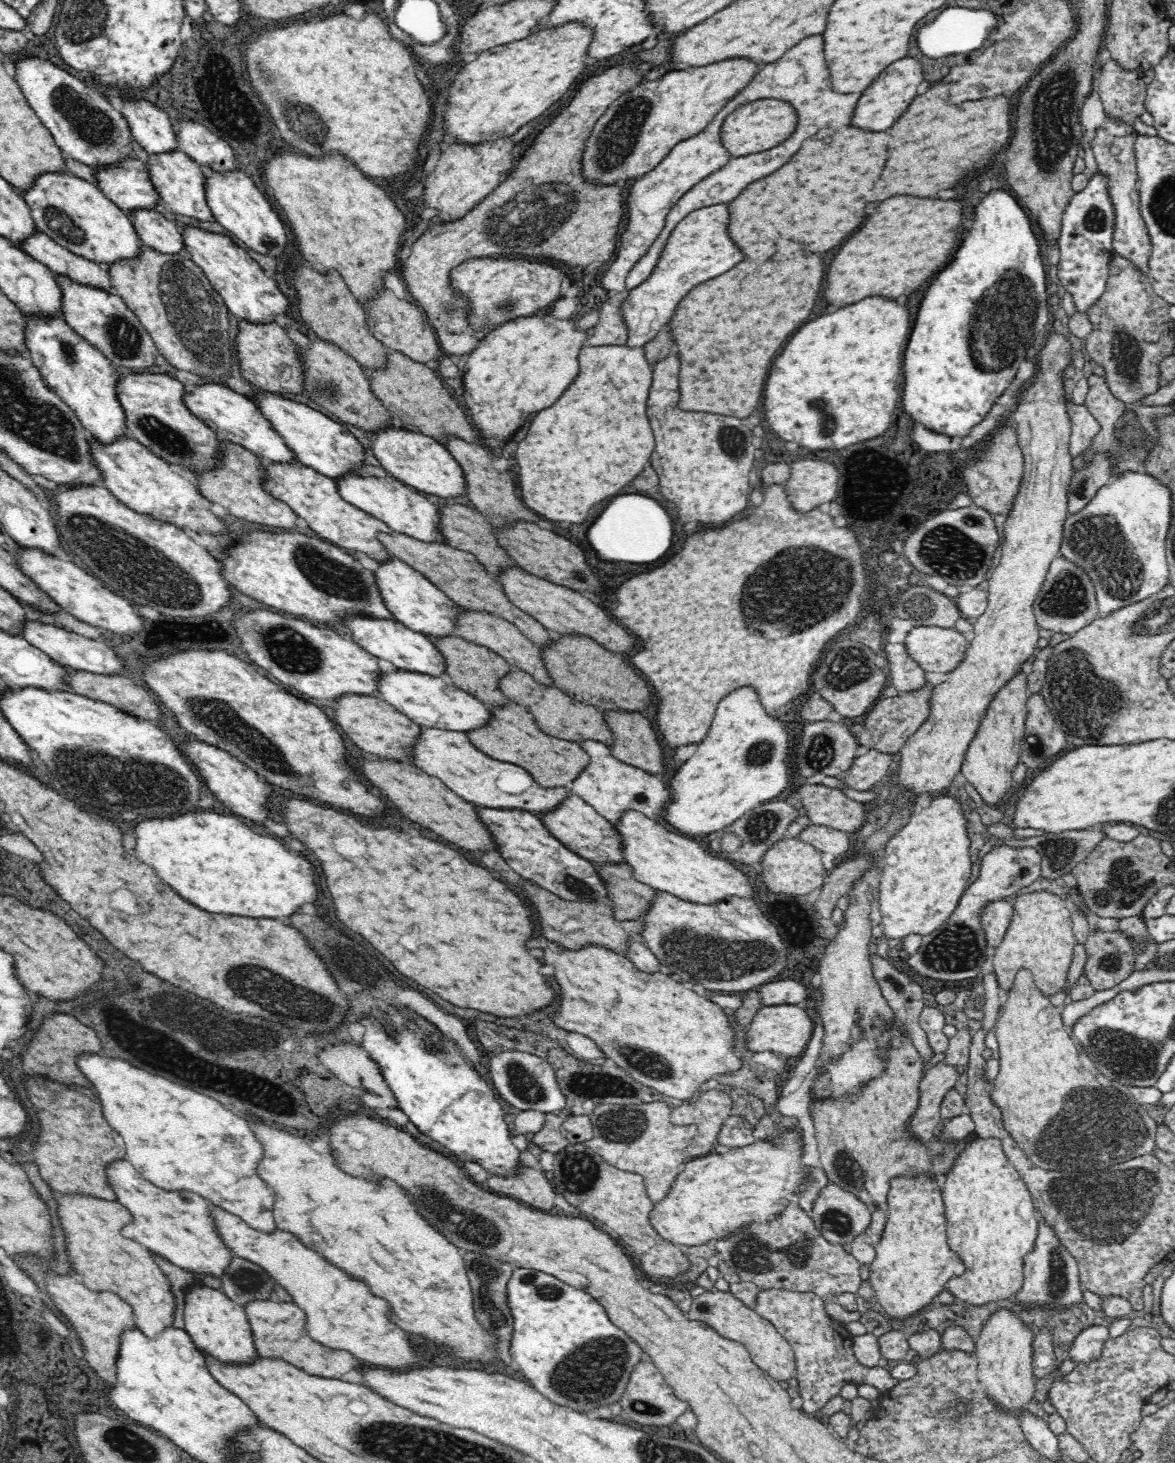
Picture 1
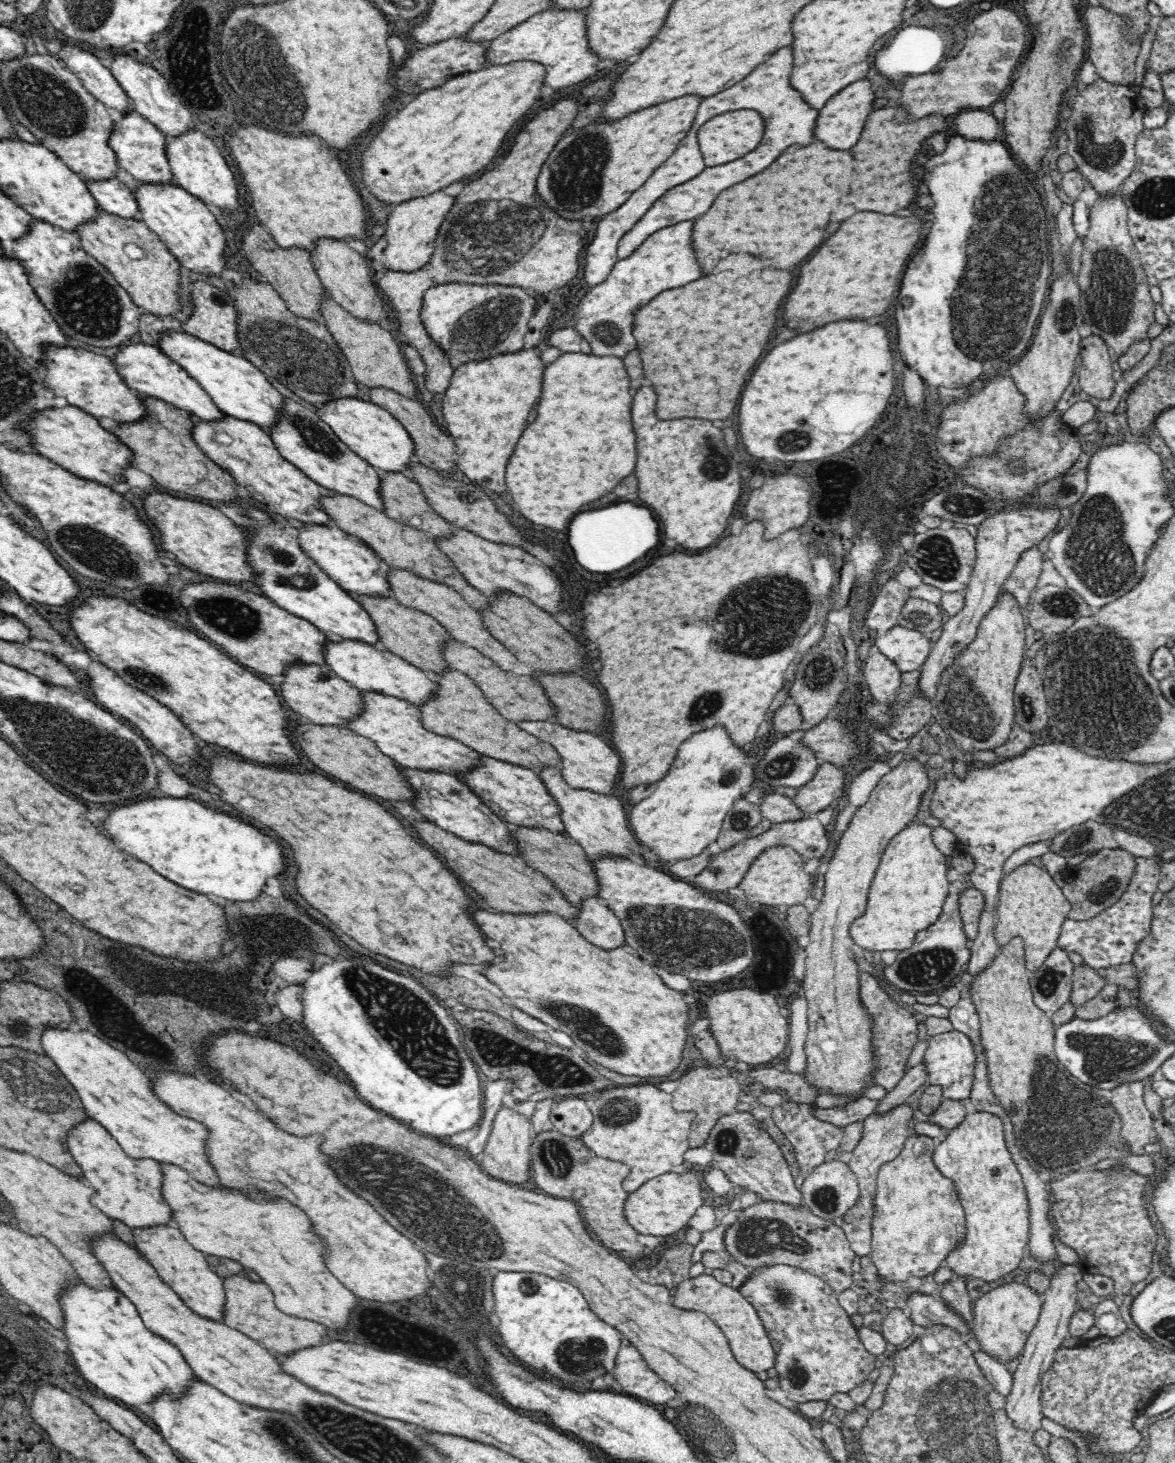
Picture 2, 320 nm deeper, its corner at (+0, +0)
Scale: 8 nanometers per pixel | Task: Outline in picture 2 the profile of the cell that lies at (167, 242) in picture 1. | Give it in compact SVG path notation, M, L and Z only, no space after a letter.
M83 175L81 178L86 183L90 195L94 197L96 206L122 218L139 219L138 203L134 199L134 193L122 181L116 178L93 180L83 178Z

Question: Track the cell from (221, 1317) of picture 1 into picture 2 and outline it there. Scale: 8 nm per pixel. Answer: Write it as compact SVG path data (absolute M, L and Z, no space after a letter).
M174 1224L158 1226L158 1228L134 1228L134 1244L138 1252L156 1270L158 1276L173 1288L173 1291L194 1311L203 1318L222 1321L224 1316L224 1287L222 1278L209 1268L205 1253L194 1250Z

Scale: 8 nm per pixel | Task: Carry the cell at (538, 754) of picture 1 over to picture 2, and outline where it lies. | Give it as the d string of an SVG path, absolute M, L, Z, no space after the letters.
M445 667L440 674L430 673L430 676L438 685L438 692L430 700L414 704L421 713L421 724L425 730L448 736L484 756L511 762L536 772L542 766L560 767L558 751L550 744L539 740L537 736L519 728L514 721L502 717L488 703L470 677L449 667Z

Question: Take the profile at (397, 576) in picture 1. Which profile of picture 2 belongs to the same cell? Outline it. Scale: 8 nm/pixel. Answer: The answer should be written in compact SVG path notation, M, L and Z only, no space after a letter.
M302 522L302 527L296 527L296 529L298 531L296 538L302 550L345 591L368 596L384 596L384 594L392 596L392 589L386 581L389 564L380 559L364 541L344 532L332 523Z

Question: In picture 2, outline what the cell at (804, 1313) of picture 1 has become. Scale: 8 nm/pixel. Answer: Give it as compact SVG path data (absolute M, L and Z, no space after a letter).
M786 1264L759 1267L750 1271L748 1280L744 1280L738 1290L756 1309L766 1335L773 1344L776 1353L774 1367L779 1376L779 1386L786 1390L789 1400L796 1403L810 1400L828 1401L832 1394L848 1392L862 1384L862 1380L866 1380L868 1374L874 1370L875 1356L870 1354L860 1341L850 1315L837 1299L838 1293L819 1276Z

